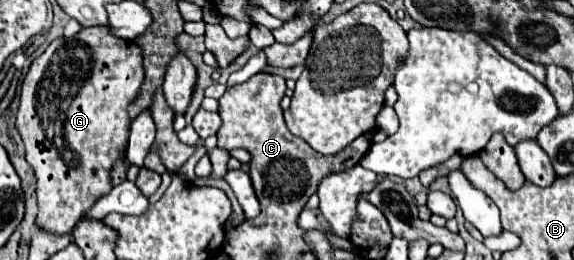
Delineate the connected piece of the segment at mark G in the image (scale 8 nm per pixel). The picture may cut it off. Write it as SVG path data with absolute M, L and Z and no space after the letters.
M85 27L67 41L59 37L37 59L33 59L23 81L17 129L27 149L27 163L33 167L37 179L35 193L39 213L35 227L55 235L65 235L97 199L111 191L109 171L123 155L129 139L127 105L137 97L143 77L141 49L133 41L113 37L109 27Z

